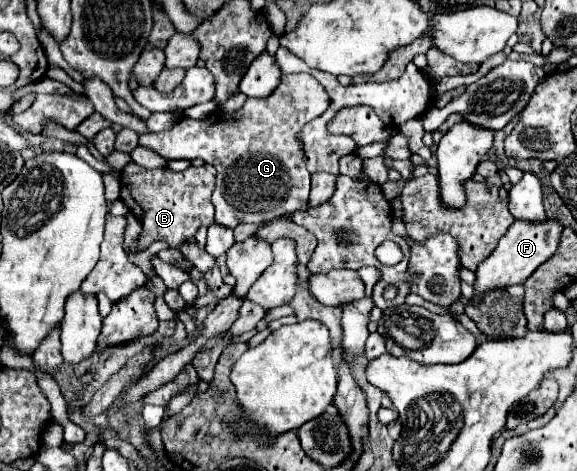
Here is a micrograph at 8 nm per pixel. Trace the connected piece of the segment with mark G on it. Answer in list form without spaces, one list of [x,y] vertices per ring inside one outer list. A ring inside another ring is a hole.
[[[287,74],[281,84],[267,98],[247,98],[247,102],[227,120],[221,112],[211,114],[205,120],[181,118],[173,128],[163,132],[147,132],[139,136],[139,146],[149,148],[165,160],[193,160],[201,158],[217,168],[217,186],[211,202],[215,206],[215,222],[225,228],[235,228],[239,222],[269,222],[277,216],[289,216],[297,210],[307,208],[311,174],[305,168],[305,154],[297,138],[299,130],[313,118],[321,116],[329,108],[329,96],[325,88],[309,74]]]

